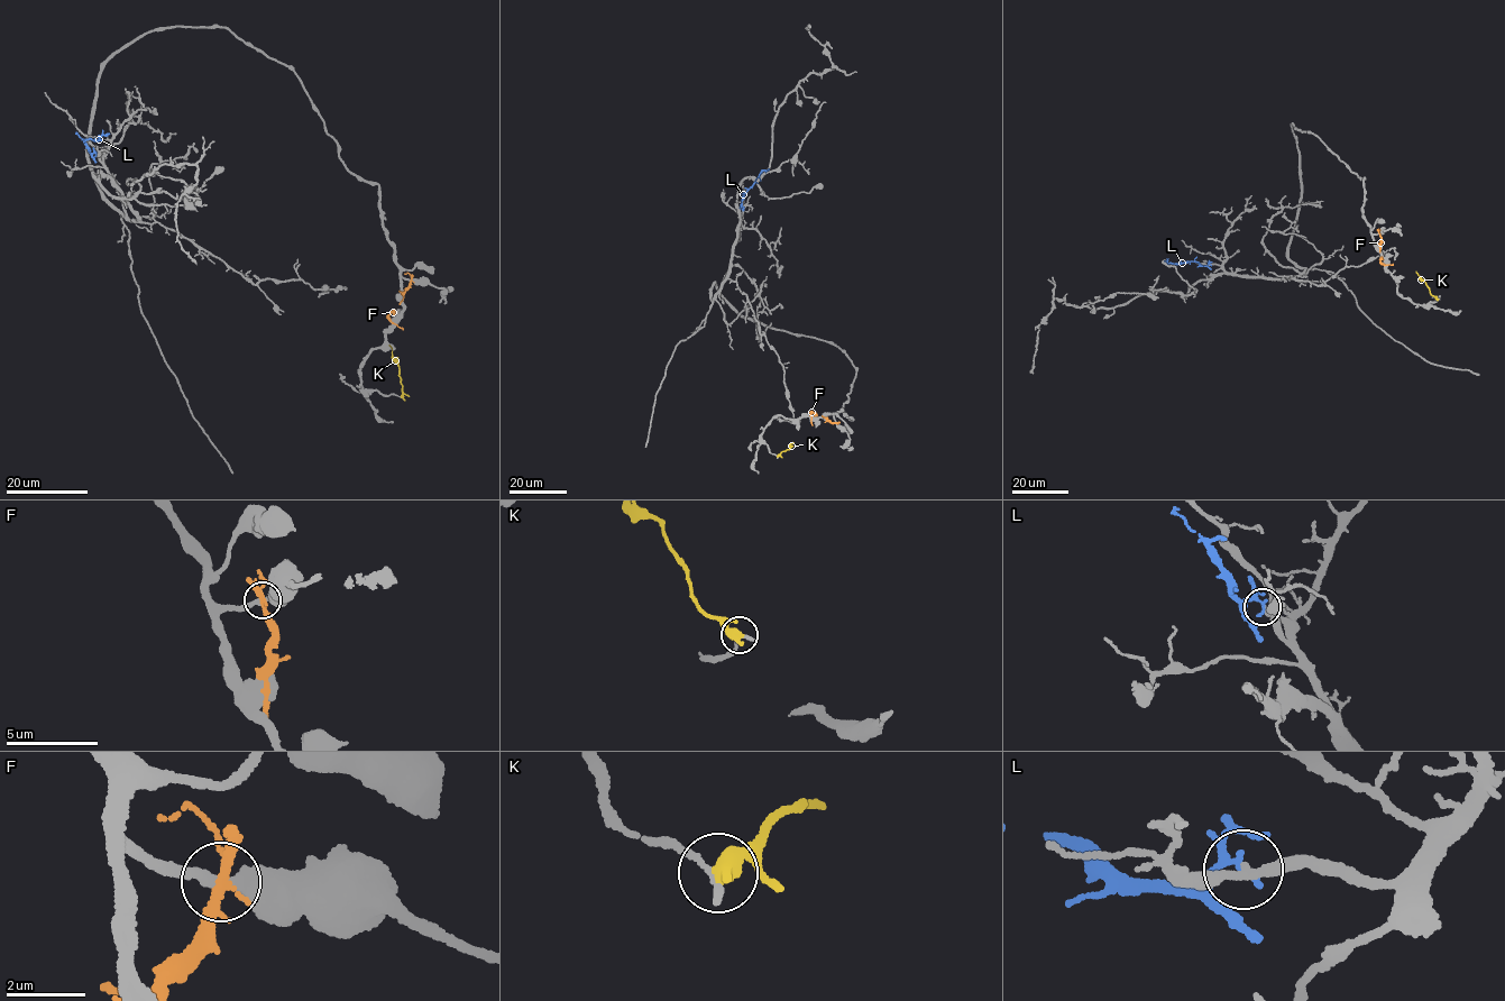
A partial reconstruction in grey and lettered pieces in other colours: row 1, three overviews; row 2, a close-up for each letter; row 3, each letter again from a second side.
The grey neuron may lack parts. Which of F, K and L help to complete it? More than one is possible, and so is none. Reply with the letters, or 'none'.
none

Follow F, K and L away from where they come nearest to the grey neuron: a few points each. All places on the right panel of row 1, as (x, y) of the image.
F: (1379, 233), (1380, 262), (1393, 265)
K: (1438, 299), (1415, 272)
L: (1210, 264), (1164, 260)

